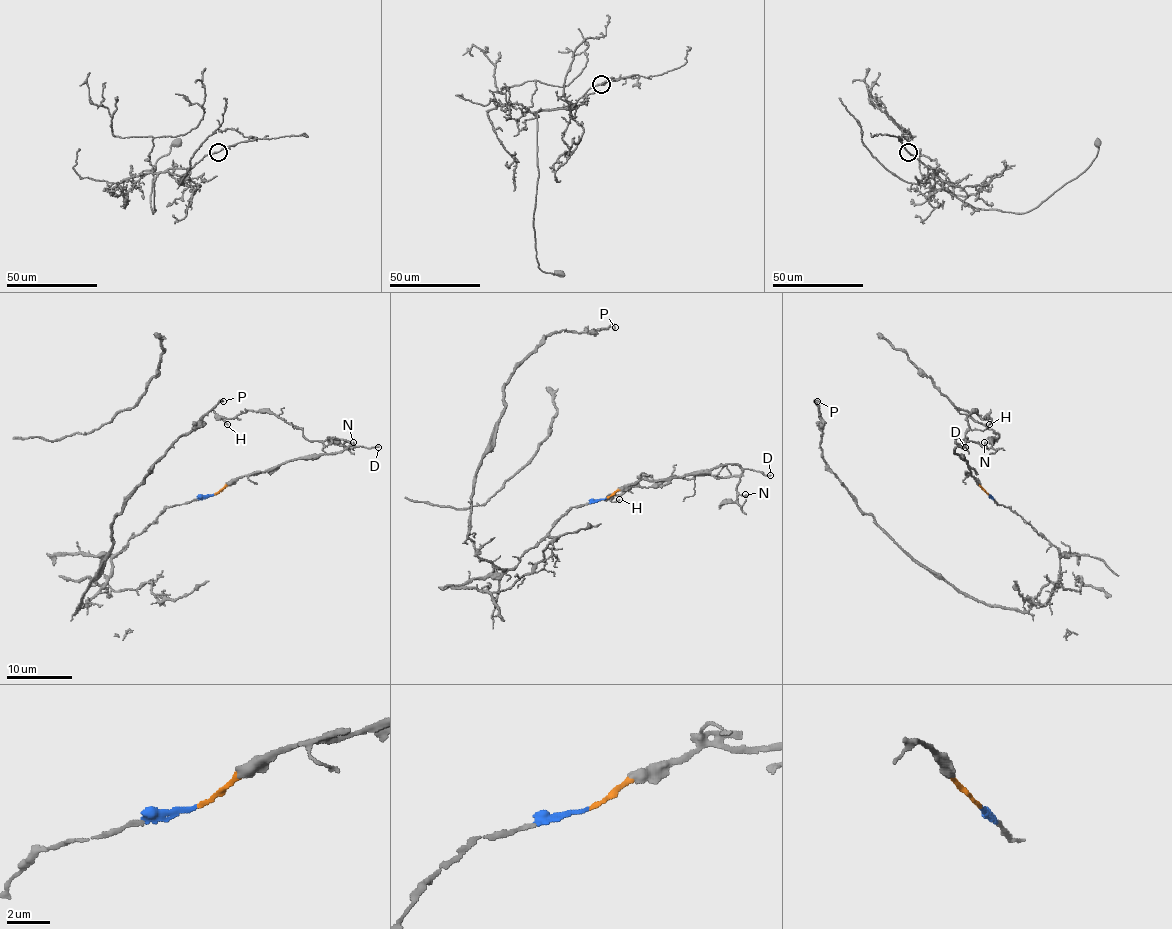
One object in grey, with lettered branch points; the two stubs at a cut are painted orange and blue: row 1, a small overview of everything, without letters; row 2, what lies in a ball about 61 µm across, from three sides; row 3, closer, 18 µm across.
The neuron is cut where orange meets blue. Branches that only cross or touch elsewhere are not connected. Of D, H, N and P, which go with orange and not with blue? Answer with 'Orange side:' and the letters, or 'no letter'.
Orange side: D, H, N

